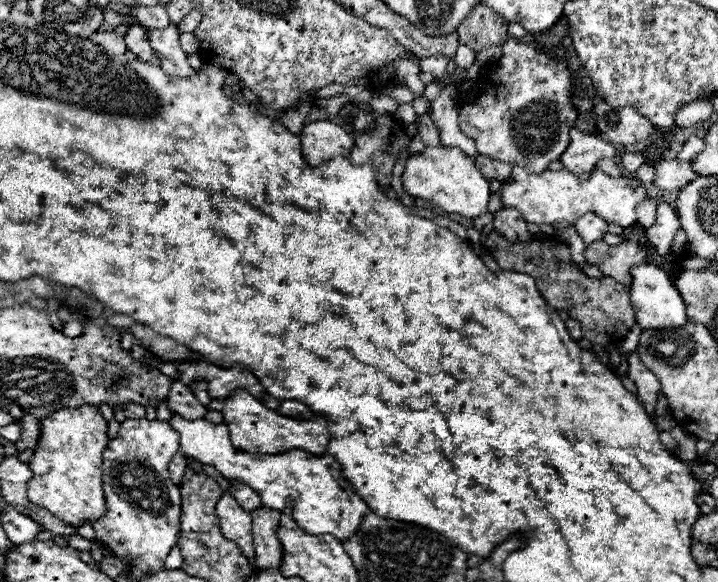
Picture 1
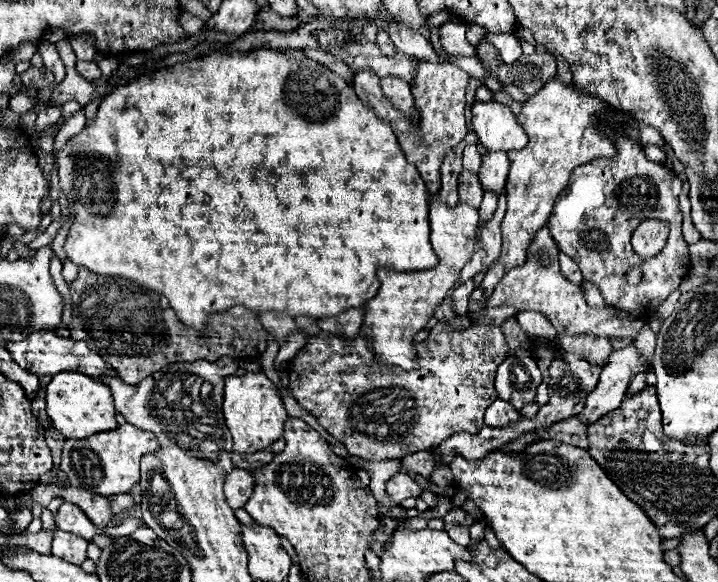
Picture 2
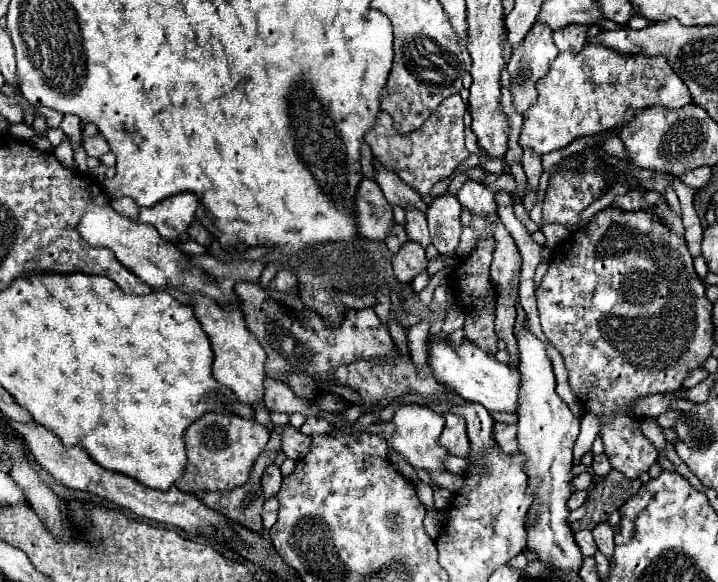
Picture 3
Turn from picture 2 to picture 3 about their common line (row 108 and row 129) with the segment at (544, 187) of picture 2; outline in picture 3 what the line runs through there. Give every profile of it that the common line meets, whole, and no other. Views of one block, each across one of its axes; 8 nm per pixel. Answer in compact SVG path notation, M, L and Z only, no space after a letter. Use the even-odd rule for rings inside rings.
M586 44L578 54L558 54L548 74L536 82L536 90L538 100L524 112L518 138L518 144L530 148L536 156L566 148L580 136L614 130L630 122L644 108L662 106L674 110L692 104L686 84L662 56L624 56L594 44Z

